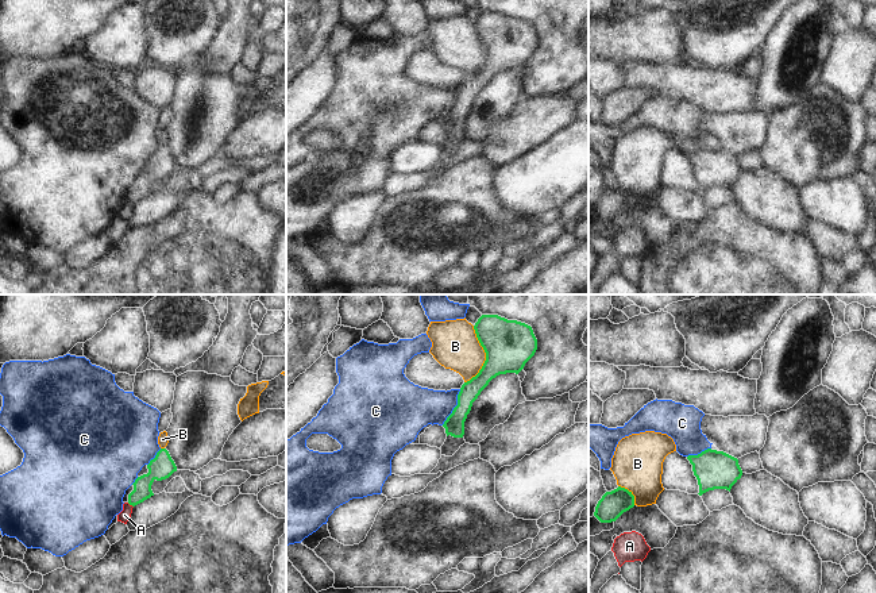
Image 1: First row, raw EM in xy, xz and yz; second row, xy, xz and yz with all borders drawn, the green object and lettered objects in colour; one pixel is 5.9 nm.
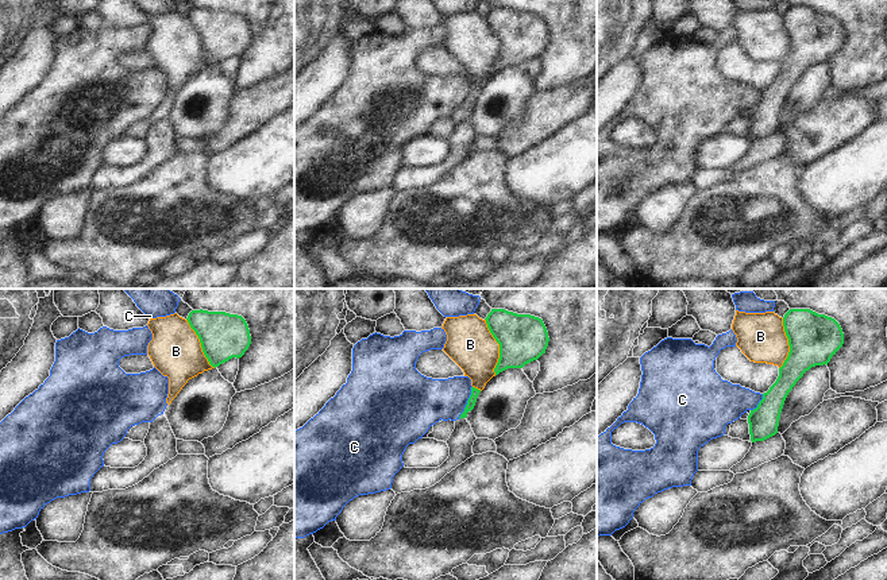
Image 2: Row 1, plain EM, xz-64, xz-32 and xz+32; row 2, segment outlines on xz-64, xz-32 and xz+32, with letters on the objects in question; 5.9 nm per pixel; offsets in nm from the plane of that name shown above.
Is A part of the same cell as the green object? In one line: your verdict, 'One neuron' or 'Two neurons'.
Two neurons

